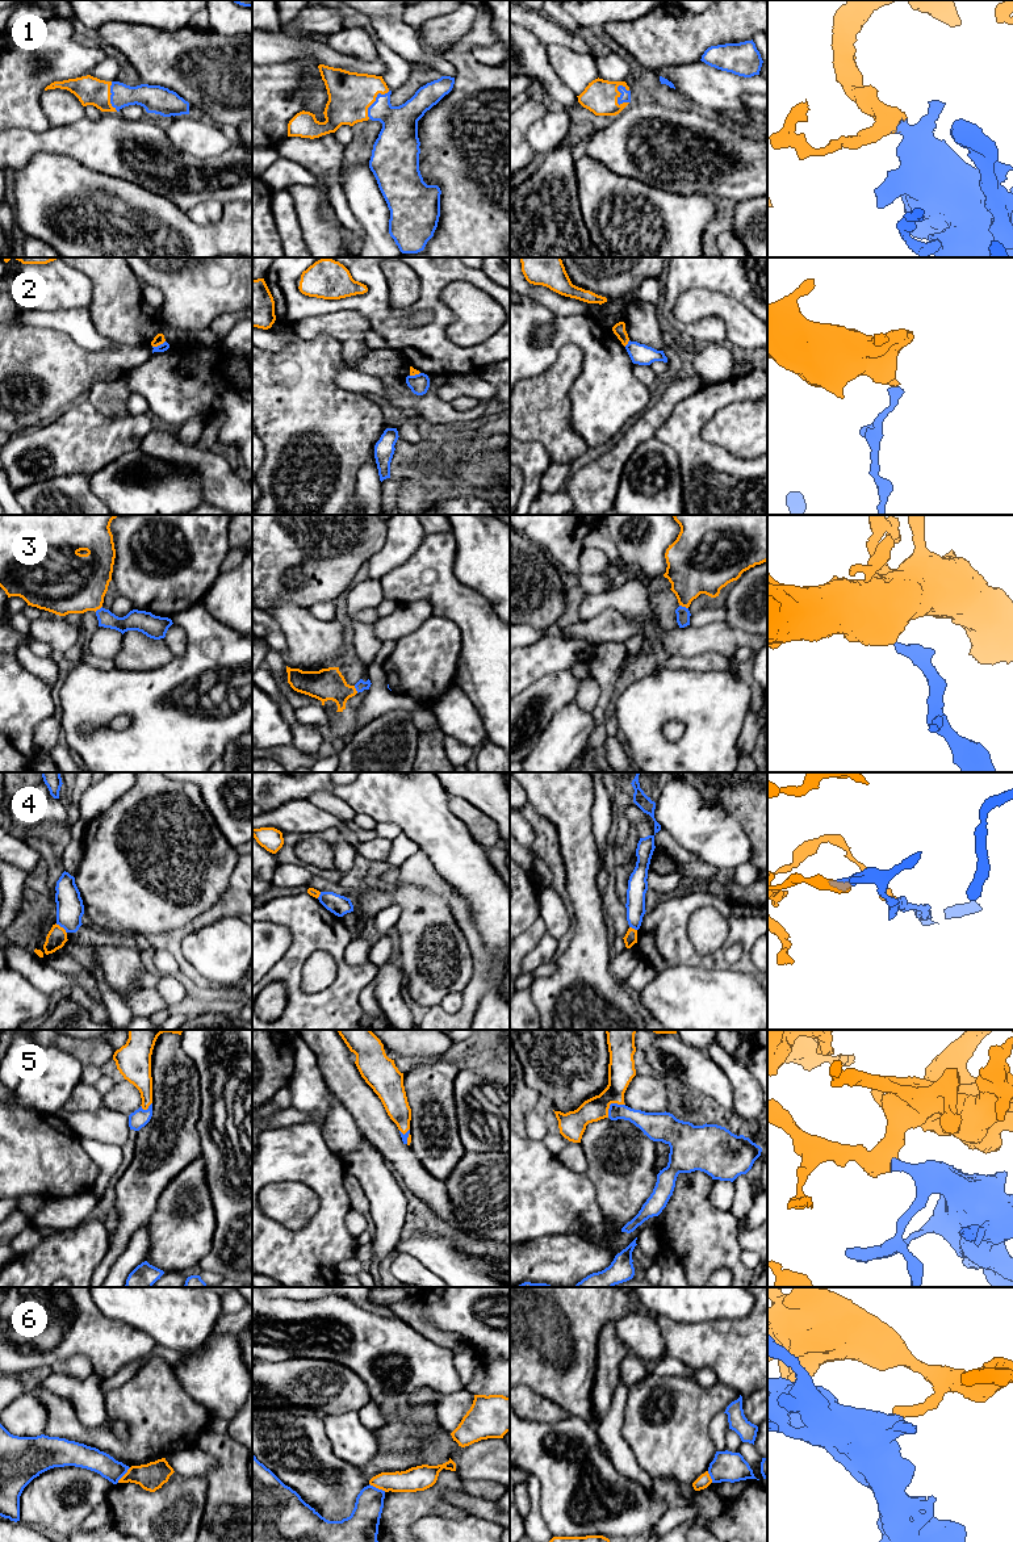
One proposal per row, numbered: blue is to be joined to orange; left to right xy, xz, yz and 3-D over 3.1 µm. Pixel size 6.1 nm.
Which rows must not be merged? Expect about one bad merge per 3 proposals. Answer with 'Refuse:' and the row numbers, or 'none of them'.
Refuse: 2, 4, 6

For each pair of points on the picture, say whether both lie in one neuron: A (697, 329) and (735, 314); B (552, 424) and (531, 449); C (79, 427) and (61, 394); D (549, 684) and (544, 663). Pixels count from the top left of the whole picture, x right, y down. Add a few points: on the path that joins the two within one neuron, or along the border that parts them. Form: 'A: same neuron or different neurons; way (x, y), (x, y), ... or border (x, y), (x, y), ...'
A: different neurons; border (691, 321), (719, 317), (725, 325), (728, 339)
B: different neurons; border (523, 440), (538, 440), (552, 461)
C: different neurons; border (84, 397), (72, 402), (53, 419), (42, 424)
D: different neurons; border (568, 669), (547, 673), (523, 691)

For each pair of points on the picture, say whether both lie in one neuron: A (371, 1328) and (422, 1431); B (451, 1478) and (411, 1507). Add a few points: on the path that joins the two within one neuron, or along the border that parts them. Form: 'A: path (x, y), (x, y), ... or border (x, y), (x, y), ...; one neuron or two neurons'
A: path (386, 1354), (392, 1360), (393, 1400), (401, 1408); one neuron
B: path (442, 1486), (421, 1507); one neuron

